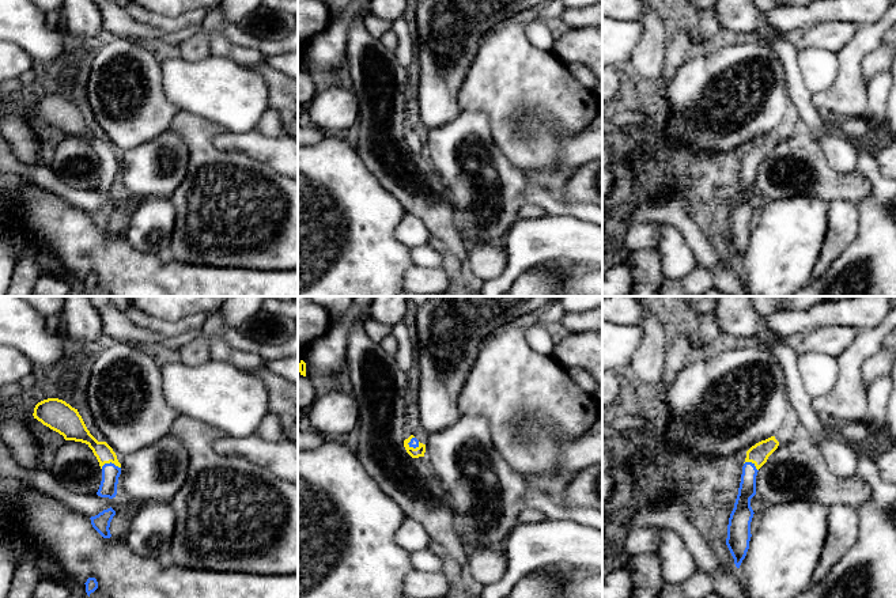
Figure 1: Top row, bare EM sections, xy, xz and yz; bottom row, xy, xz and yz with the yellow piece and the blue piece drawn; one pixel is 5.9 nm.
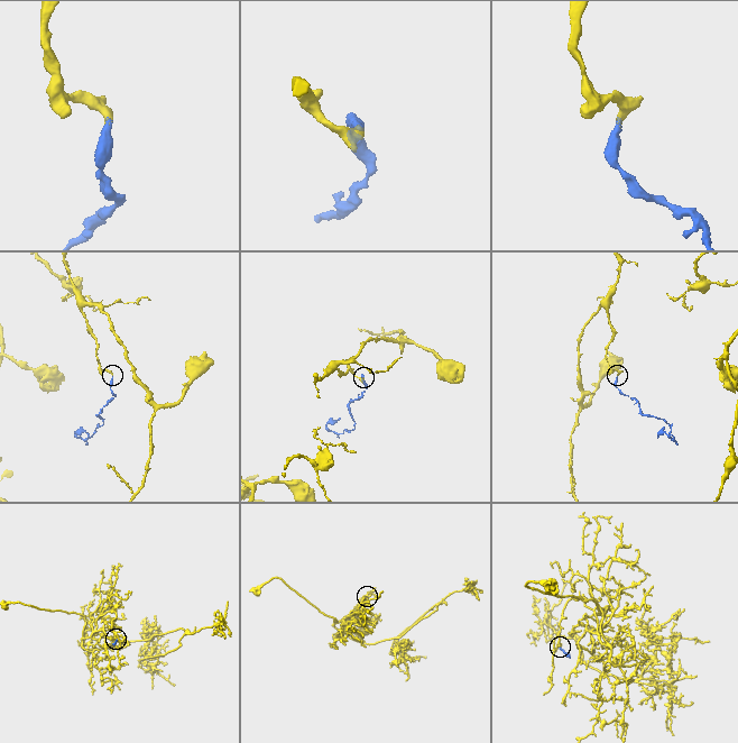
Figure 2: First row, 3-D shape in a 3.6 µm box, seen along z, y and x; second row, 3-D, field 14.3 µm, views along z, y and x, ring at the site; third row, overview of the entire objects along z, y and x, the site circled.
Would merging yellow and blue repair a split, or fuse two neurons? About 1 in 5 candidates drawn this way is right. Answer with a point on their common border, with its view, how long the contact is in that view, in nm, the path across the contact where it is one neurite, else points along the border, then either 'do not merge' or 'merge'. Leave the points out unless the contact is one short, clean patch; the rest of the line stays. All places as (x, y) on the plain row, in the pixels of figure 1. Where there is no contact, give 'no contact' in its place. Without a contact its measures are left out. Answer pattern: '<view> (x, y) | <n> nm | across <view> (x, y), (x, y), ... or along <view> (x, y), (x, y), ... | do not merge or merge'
xy (110, 156) | 120 nm | across xy (79, 128), (110, 156), (110, 169) | merge

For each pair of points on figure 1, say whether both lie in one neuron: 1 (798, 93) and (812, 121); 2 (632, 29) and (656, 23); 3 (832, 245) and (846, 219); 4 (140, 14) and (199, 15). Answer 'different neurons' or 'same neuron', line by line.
1: same neuron
2: different neurons
3: same neuron
4: same neuron

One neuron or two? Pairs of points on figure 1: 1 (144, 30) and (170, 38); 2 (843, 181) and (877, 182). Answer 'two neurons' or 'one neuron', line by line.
1: two neurons
2: two neurons

